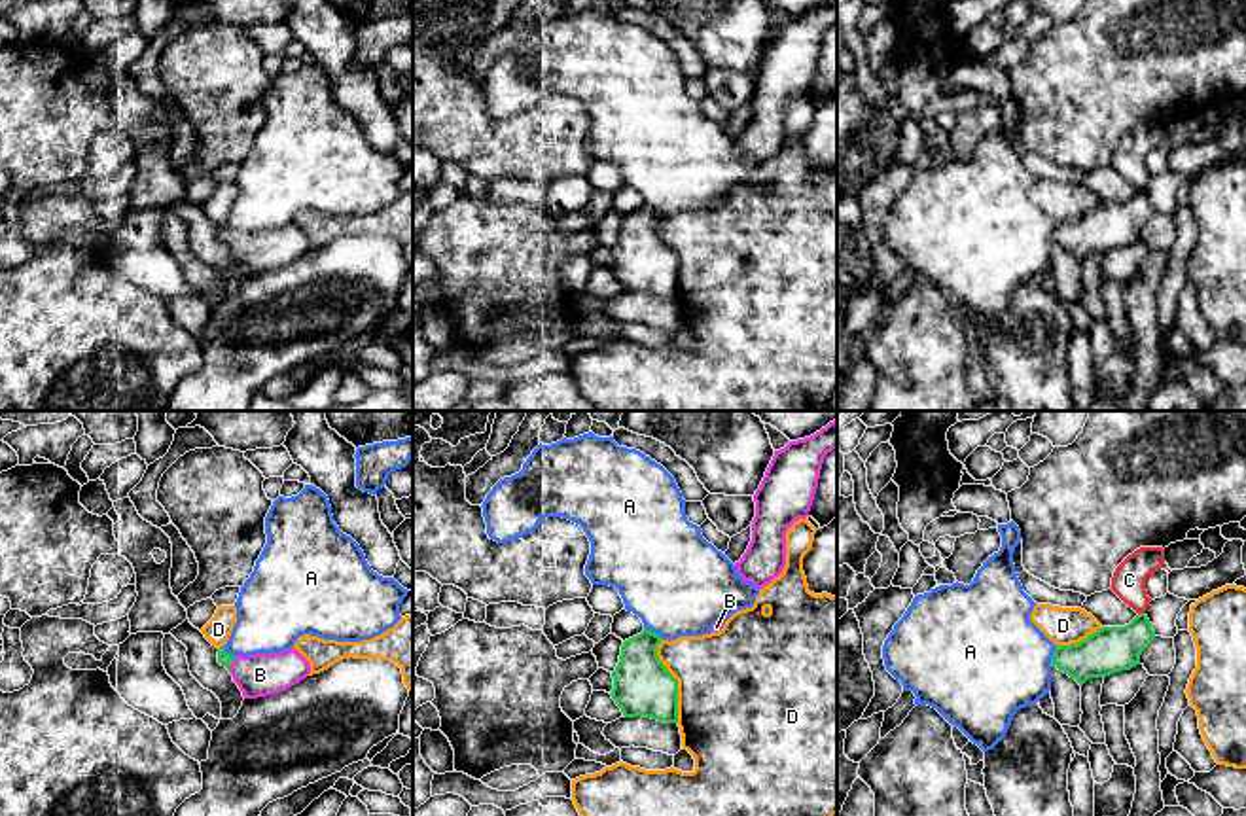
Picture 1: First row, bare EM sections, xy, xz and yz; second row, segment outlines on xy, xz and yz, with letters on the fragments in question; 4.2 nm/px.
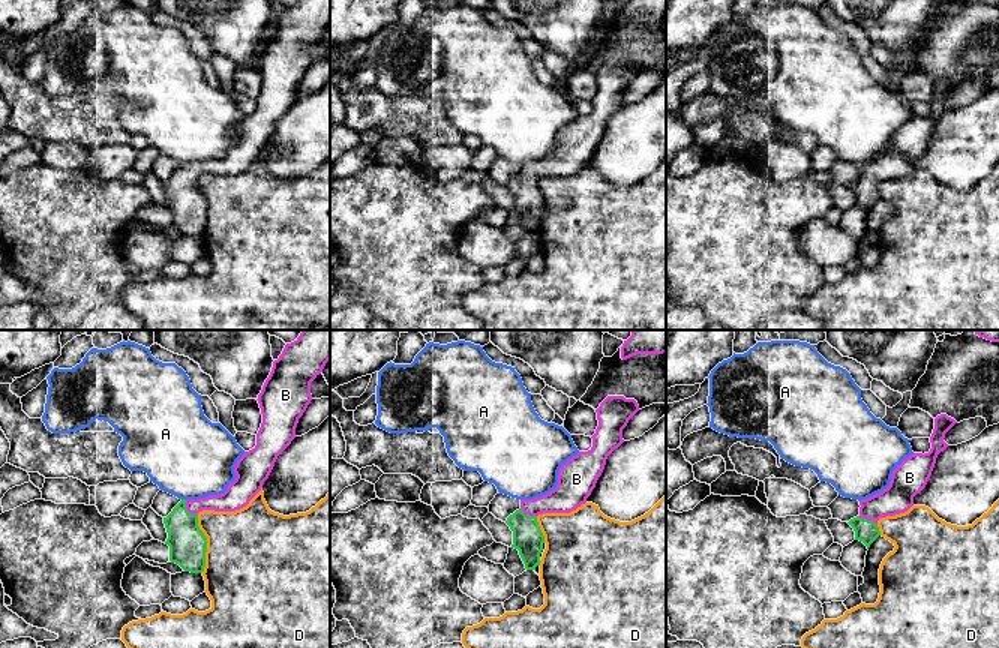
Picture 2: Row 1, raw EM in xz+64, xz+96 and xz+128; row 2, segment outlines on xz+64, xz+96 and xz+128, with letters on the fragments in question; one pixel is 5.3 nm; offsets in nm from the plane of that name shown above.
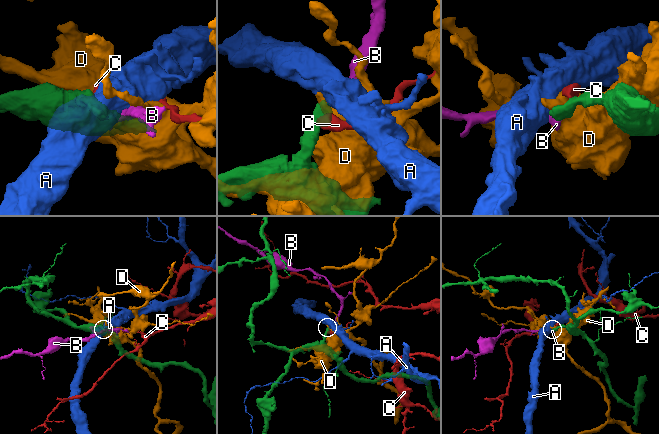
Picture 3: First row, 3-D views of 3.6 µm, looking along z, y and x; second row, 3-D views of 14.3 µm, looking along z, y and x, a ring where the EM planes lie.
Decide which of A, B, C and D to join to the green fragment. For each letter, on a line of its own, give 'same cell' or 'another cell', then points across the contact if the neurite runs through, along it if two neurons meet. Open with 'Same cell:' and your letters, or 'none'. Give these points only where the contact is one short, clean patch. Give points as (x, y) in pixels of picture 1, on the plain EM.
Same cell: B
A: another cell; border along xz (644, 203), (663, 214)
B: same cell; runs through xy (224, 235), (231, 239), (260, 250)
C: another cell; border along yz (1139, 188), (1144, 190)
D: another cell

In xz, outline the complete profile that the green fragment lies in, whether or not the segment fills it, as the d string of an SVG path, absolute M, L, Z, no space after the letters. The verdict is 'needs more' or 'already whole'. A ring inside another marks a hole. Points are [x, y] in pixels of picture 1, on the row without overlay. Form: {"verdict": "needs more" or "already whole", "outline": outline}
{"verdict": "already whole", "outline": "M644 204L621 222L621 231L612 248L612 275L625 293L651 293L678 299L678 256L657 233L661 212Z"}

